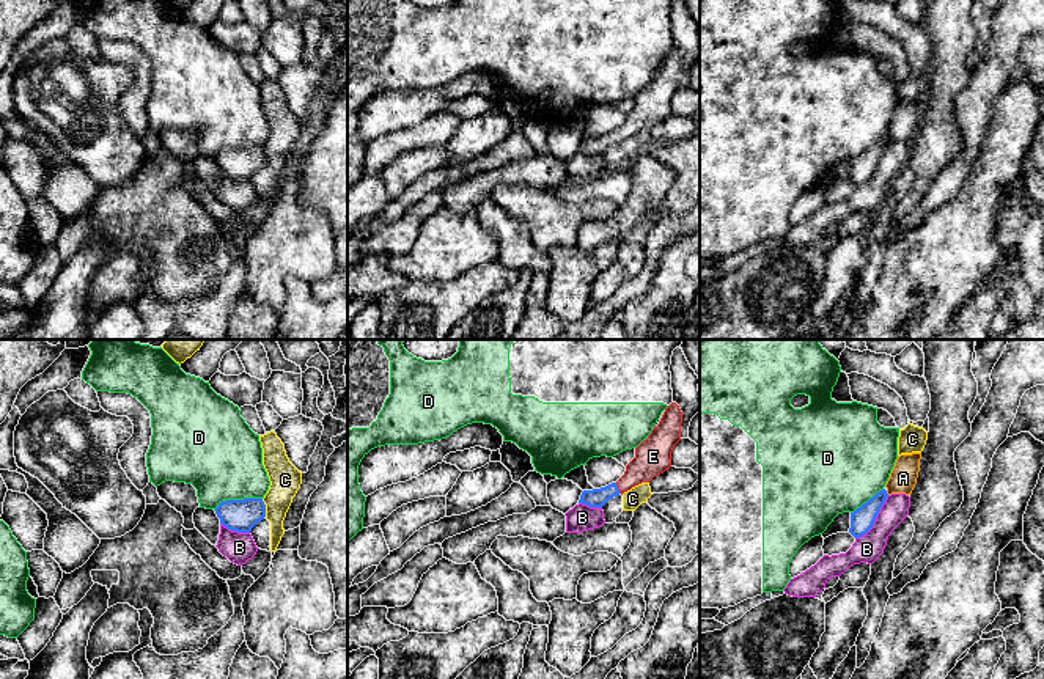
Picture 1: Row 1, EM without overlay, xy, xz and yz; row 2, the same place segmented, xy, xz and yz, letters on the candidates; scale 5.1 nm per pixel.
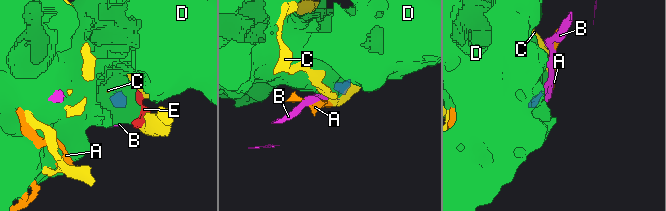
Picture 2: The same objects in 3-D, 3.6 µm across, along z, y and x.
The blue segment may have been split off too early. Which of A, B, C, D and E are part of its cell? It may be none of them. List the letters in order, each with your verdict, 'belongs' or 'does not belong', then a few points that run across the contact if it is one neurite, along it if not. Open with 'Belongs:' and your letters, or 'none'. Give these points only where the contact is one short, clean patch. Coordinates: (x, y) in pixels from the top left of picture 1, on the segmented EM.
Belongs: A, E
A: belongs; line yz (862, 519), (885, 492), (903, 478)
B: does not belong; line yz (889, 495), (874, 524), (856, 539)
C: does not belong; line xy (261, 499), (266, 516)
D: does not belong; line xy (261, 497), (227, 499), (214, 510)
E: belongs; line xz (598, 497), (617, 488), (626, 483), (653, 456)

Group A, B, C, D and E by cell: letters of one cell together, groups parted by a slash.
A E / B / C / D

